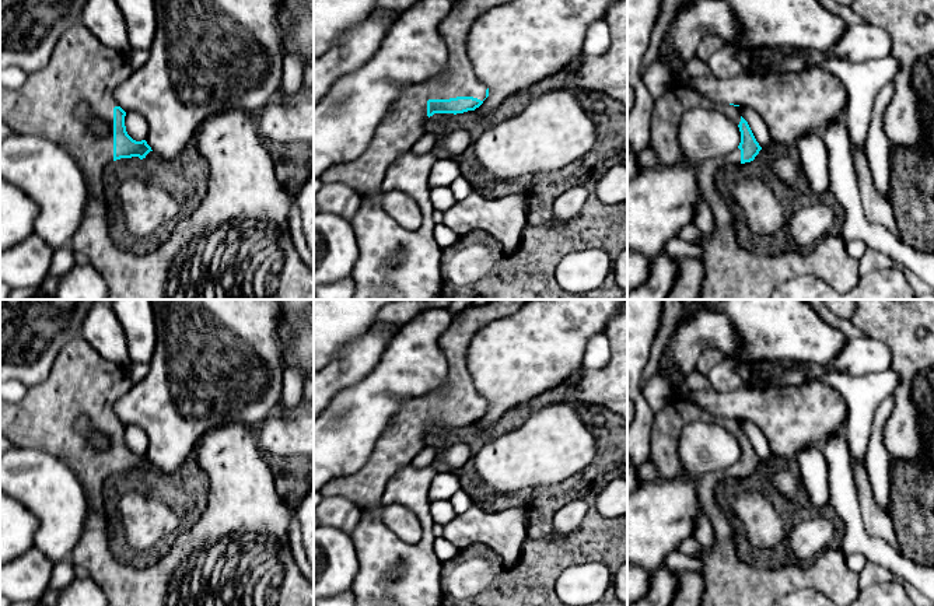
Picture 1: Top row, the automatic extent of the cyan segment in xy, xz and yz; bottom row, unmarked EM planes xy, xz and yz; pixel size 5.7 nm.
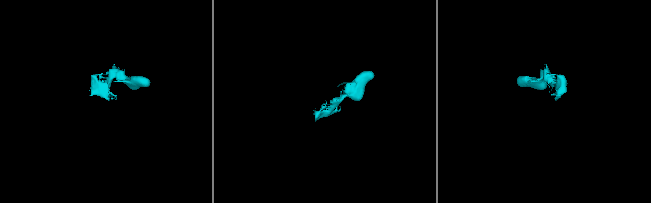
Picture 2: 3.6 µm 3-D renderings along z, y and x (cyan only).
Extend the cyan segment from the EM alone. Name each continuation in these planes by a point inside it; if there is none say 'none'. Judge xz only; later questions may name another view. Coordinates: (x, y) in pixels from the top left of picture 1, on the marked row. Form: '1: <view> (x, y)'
1: xz (403, 125)

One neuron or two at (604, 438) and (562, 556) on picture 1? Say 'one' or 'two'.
one

